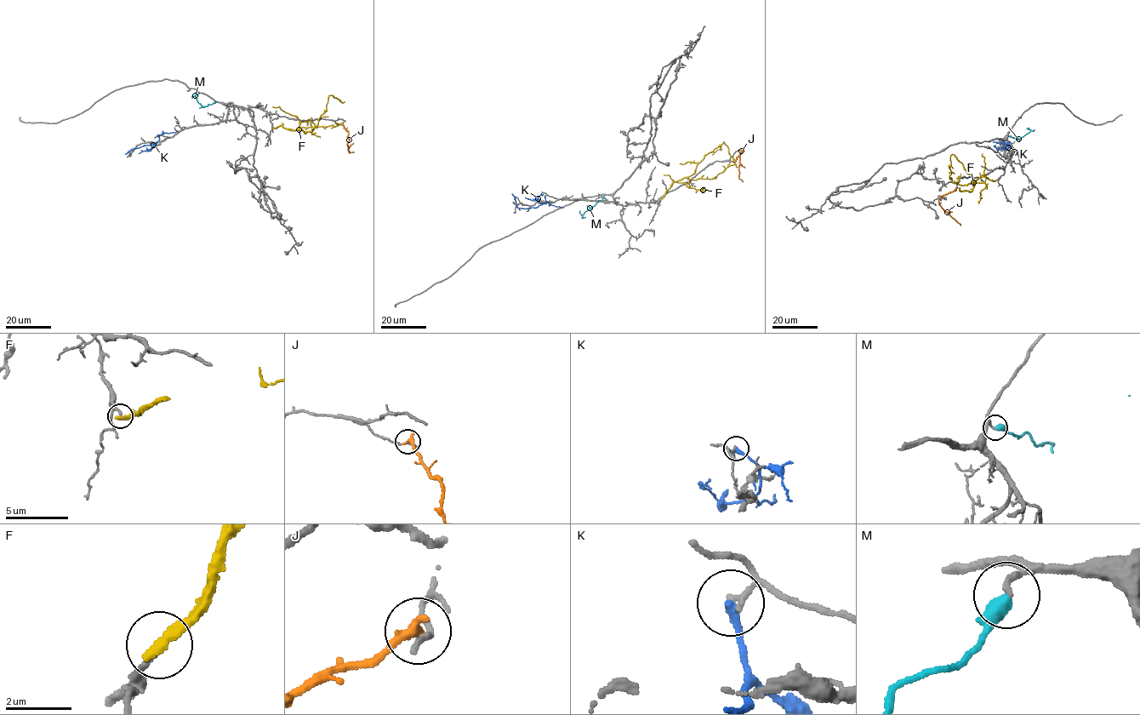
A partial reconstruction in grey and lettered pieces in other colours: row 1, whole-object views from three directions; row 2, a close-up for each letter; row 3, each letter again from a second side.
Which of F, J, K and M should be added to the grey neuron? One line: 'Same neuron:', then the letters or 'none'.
Same neuron: M

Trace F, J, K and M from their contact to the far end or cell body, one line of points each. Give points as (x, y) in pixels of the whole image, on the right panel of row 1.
F: (994, 180), (982, 176), (971, 184), (961, 185), (952, 181), (949, 175), (950, 156), (954, 155), (971, 174)
J: (955, 189), (943, 195), (938, 203), (960, 225)
K: (1000, 139), (1004, 142), (1004, 149), (1007, 149), (1007, 145), (993, 141)
M: (1009, 136), (1019, 139), (1030, 130), (1026, 128)

